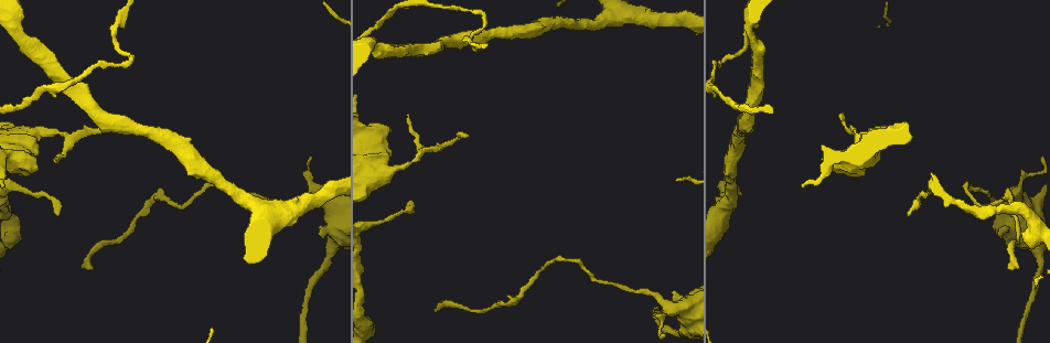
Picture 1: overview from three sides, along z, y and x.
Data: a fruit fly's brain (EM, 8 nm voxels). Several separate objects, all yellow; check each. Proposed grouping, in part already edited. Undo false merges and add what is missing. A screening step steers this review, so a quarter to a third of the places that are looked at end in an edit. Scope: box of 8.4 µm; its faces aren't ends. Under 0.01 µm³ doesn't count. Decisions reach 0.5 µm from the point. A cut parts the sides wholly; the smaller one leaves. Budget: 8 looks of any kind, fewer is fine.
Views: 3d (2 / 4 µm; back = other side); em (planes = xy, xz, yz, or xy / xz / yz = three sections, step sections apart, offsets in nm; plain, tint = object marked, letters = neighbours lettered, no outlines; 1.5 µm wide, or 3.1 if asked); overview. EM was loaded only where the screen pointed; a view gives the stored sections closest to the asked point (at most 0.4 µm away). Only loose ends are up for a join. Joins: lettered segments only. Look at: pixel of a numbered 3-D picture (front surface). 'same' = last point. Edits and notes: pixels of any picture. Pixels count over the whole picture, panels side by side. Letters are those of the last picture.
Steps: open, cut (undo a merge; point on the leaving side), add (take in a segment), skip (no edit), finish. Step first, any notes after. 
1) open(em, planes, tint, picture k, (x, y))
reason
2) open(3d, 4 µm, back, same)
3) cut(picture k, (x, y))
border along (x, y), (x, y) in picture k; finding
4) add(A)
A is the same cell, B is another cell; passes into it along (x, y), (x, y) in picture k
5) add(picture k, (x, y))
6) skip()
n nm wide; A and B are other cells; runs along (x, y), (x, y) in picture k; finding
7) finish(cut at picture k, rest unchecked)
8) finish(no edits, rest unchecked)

open(3d, 4 µm, picture 1, (54, 162))
an open end

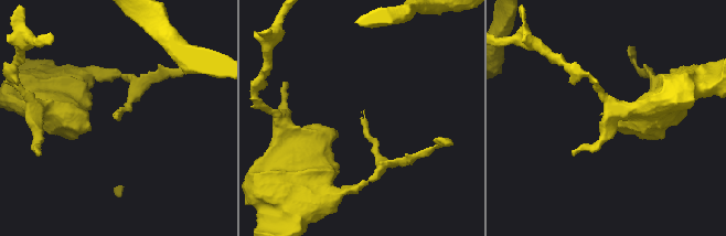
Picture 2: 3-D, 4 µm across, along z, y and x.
open(em, planes, letters, picture 2, (115, 114))

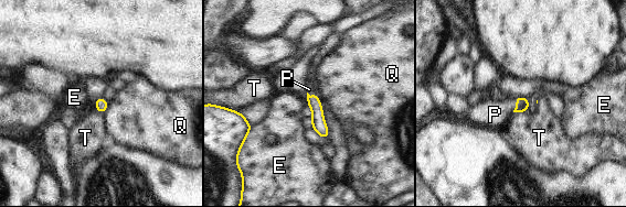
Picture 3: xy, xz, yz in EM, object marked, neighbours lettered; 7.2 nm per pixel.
add(P)
E touches over 130 nm; P is the same cell, E, Q and T are other cells; passes into it along (522, 104), (516, 106), (495, 115) in picture 3; it goes on there

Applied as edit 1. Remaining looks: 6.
open(em, yz, step 4, tint, picture 1, (1010, 196))
sharp bend

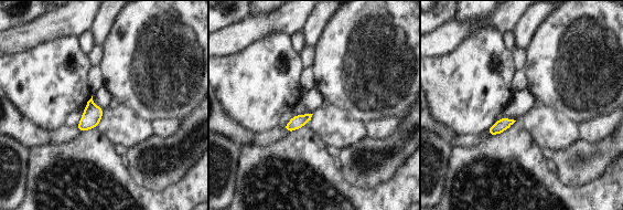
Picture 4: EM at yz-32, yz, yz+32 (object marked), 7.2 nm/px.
open(em, planes, letters, same)
cut it another way

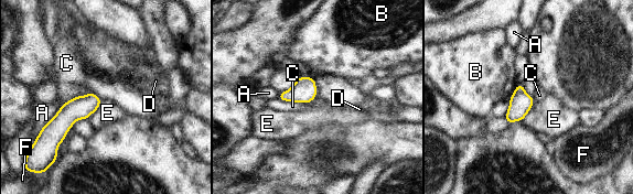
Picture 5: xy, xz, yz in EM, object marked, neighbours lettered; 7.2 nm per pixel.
skip()
A touches over 300 nm; A, B, C, D, E and F are other cells; border along (277, 98), (309, 104) in picture 5; continuous, no second neuron

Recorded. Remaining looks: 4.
open(em, planes, tint, picture 1, (726, 59))
abrupt turn

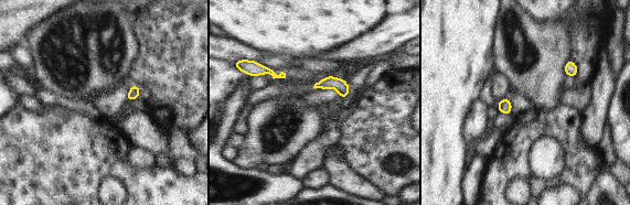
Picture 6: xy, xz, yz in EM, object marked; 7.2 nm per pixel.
open(em, planes, letters, same)
see the neighbours

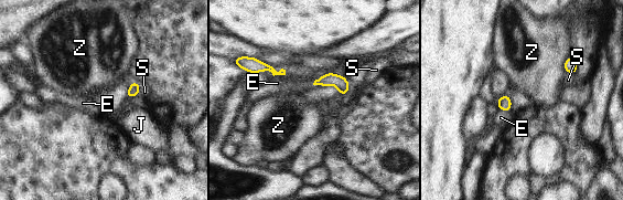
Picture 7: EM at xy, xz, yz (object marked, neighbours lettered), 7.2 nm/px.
skip()
90 nm wide; E, J, S and Z are other cells; all the same neuron

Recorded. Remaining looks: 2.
finish(add at picture 3, rest unchecked)

